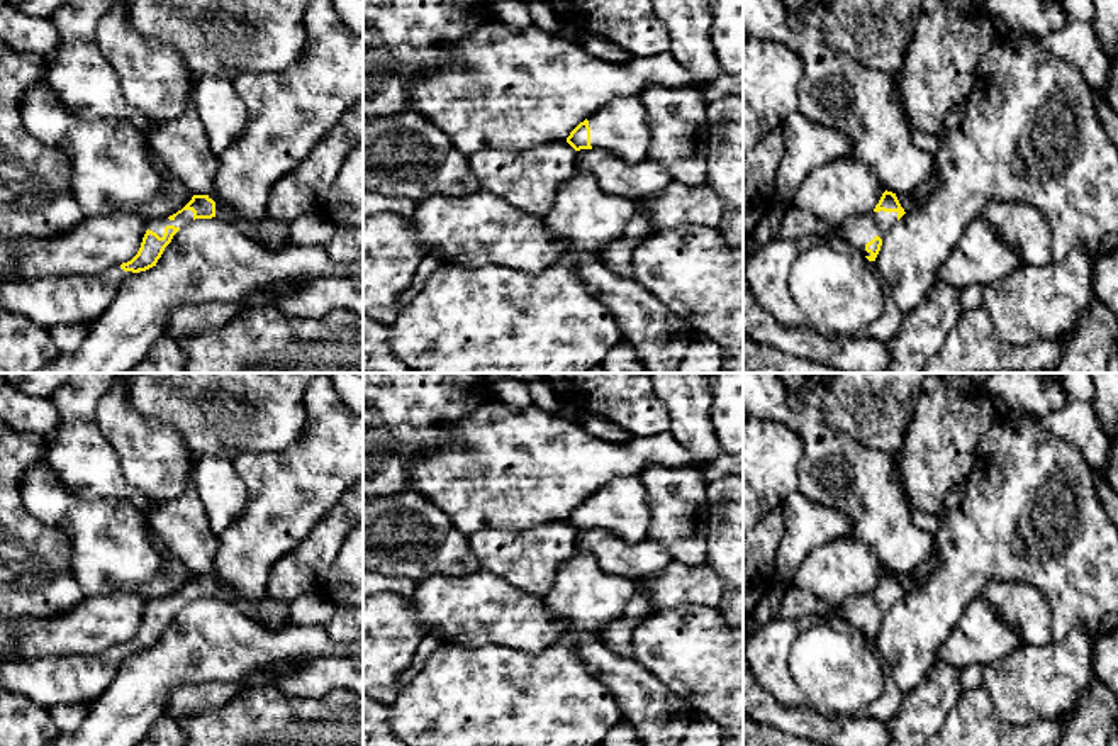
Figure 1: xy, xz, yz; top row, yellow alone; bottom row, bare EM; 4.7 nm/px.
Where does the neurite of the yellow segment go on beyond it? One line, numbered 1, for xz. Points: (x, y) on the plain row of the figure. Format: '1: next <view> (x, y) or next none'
1: next xz (620, 507)

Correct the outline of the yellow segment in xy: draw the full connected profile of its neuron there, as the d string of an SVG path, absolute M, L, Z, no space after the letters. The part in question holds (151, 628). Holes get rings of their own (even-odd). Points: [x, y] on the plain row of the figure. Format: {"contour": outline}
{"contour": "M319 373L304 395L304 434L278 453L239 453L232 466L248 492L244 512L219 536L210 575L193 575L176 593L151 602L137 634L102 654L53 654L36 660L8 660L0 665L0 690L29 699L42 709L61 704L90 705L112 685L122 663L134 653L156 646L173 615L195 598L217 597L241 609L266 593L275 563L297 548L341 498L363 478L363 414L344 405L329 373Z"}

